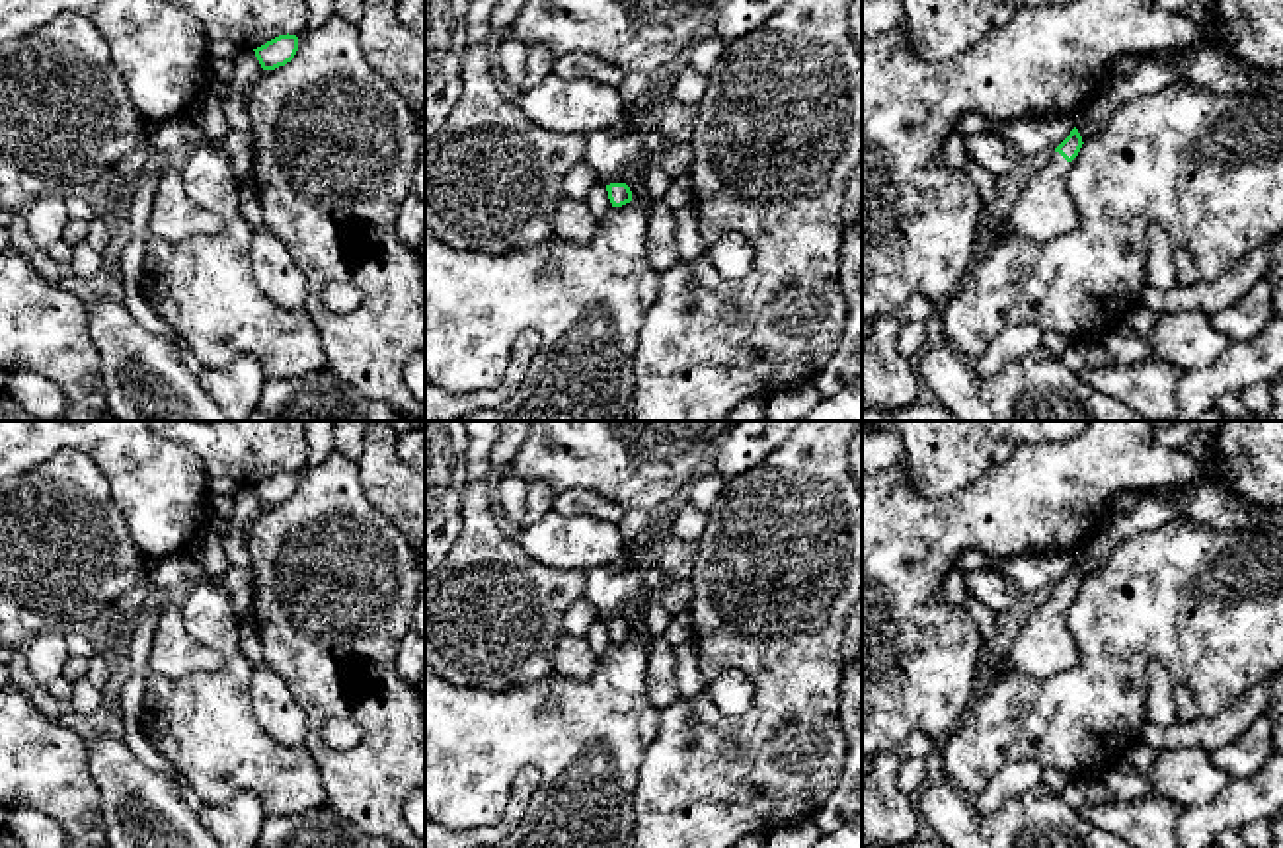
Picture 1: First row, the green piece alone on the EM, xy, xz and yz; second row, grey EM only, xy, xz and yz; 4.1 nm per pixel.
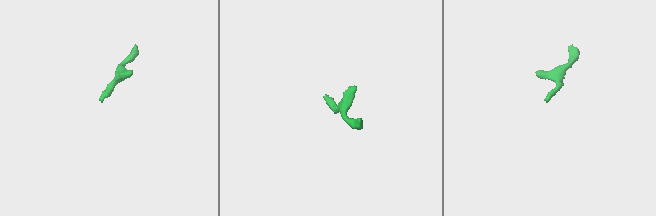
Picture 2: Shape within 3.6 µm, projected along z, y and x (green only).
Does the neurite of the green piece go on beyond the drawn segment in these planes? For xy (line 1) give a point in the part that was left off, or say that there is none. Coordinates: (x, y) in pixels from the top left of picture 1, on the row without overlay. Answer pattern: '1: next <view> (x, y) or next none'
1: next none

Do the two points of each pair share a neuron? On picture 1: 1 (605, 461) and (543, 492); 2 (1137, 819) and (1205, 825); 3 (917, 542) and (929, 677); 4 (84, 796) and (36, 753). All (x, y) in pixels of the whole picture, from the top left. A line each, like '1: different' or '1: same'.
1: different
2: different
3: same
4: same

